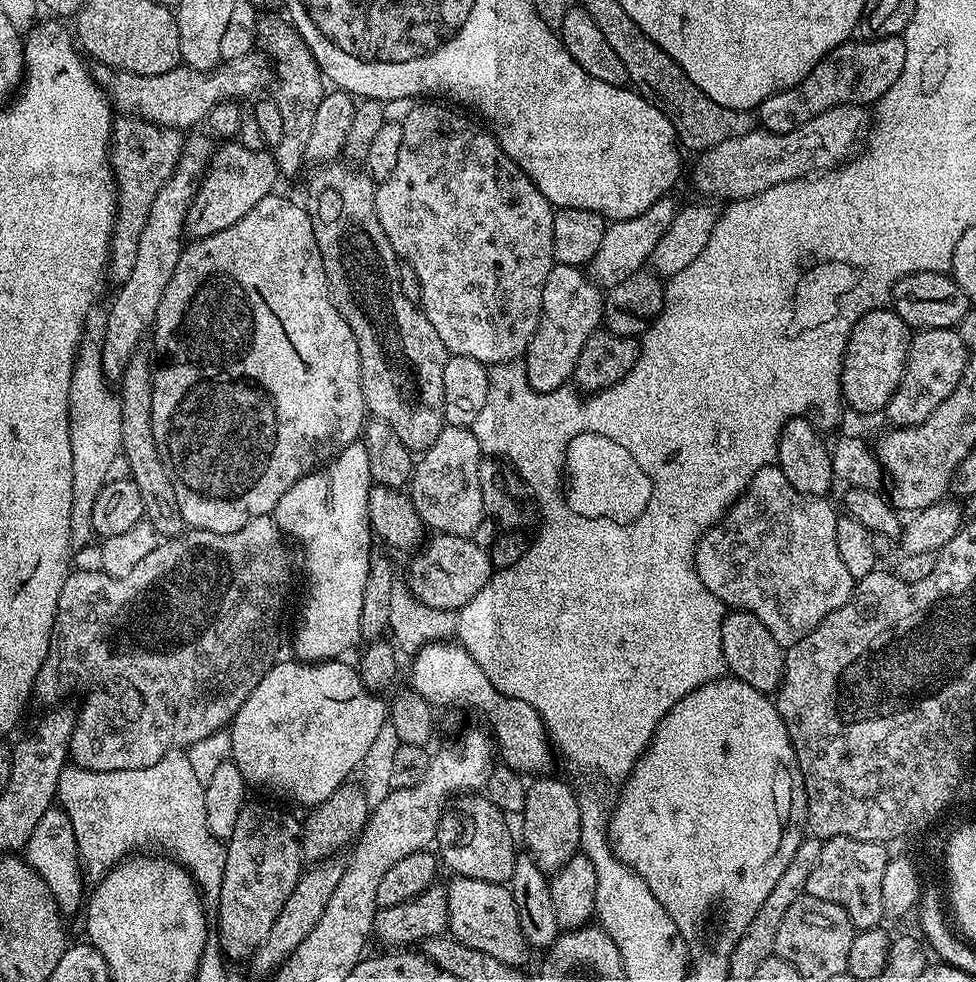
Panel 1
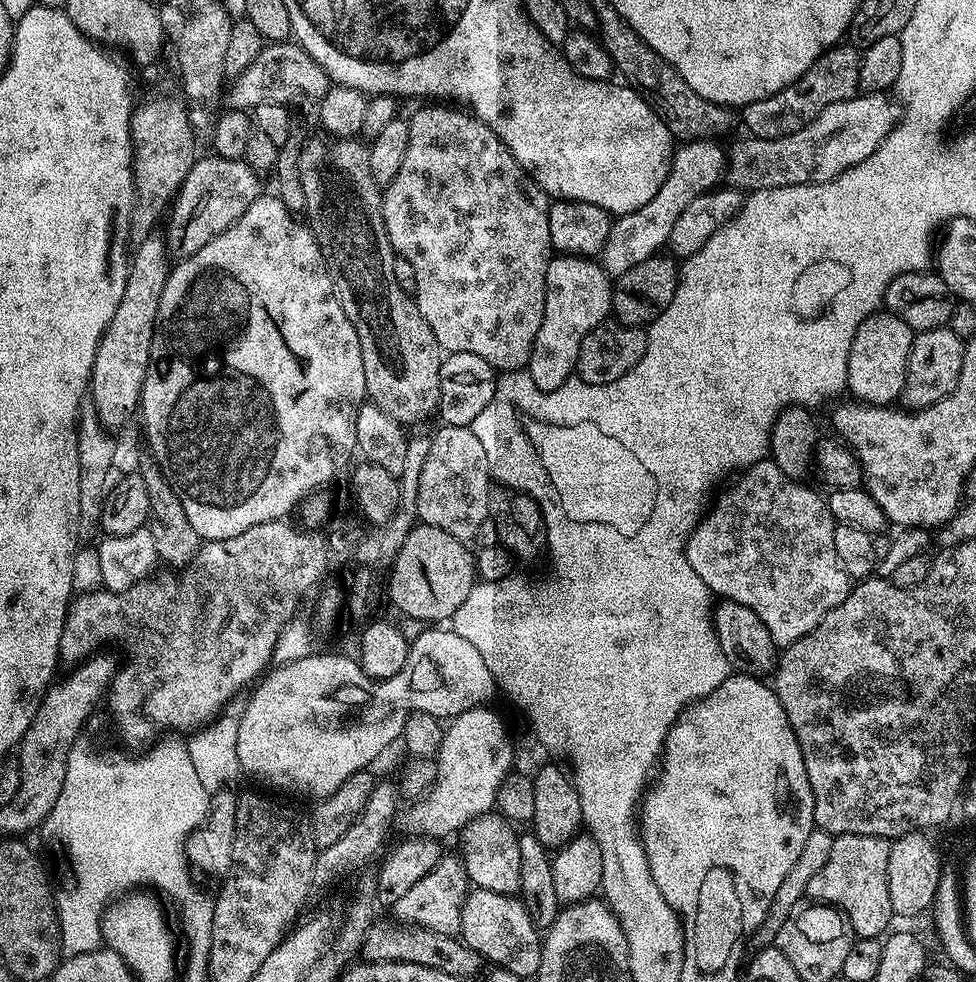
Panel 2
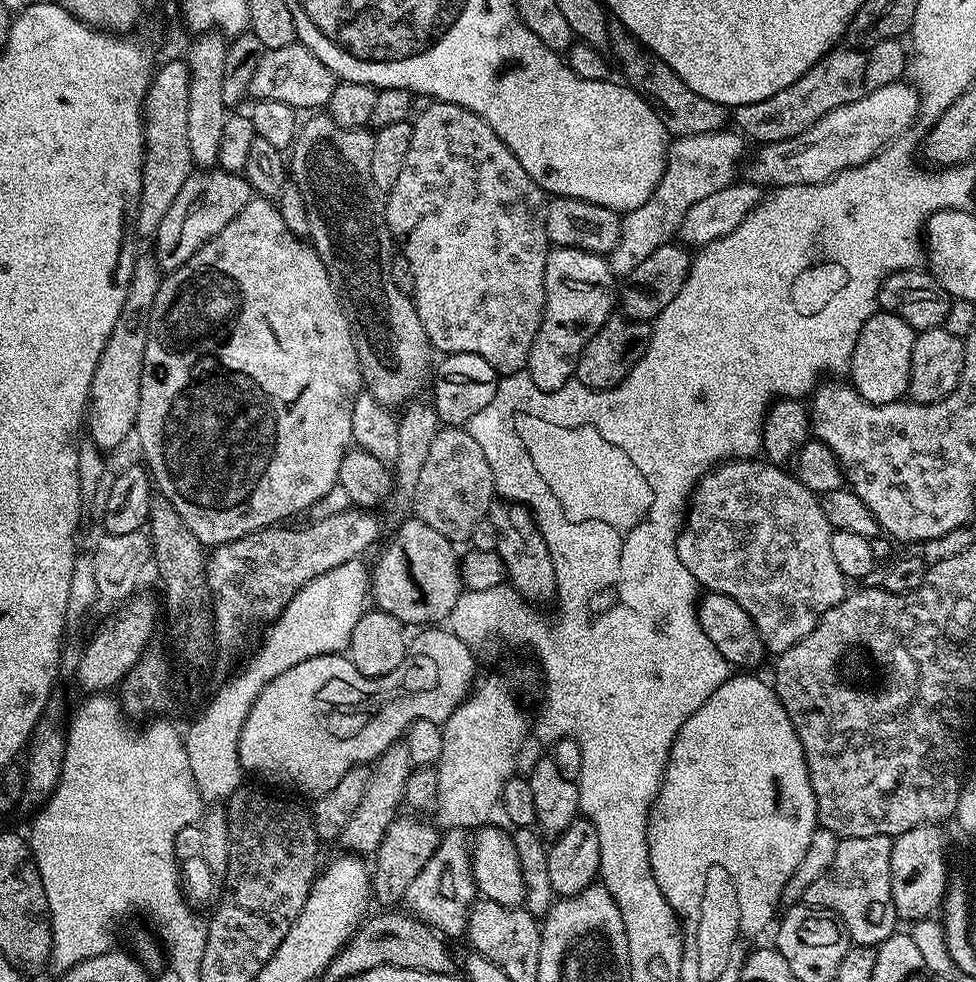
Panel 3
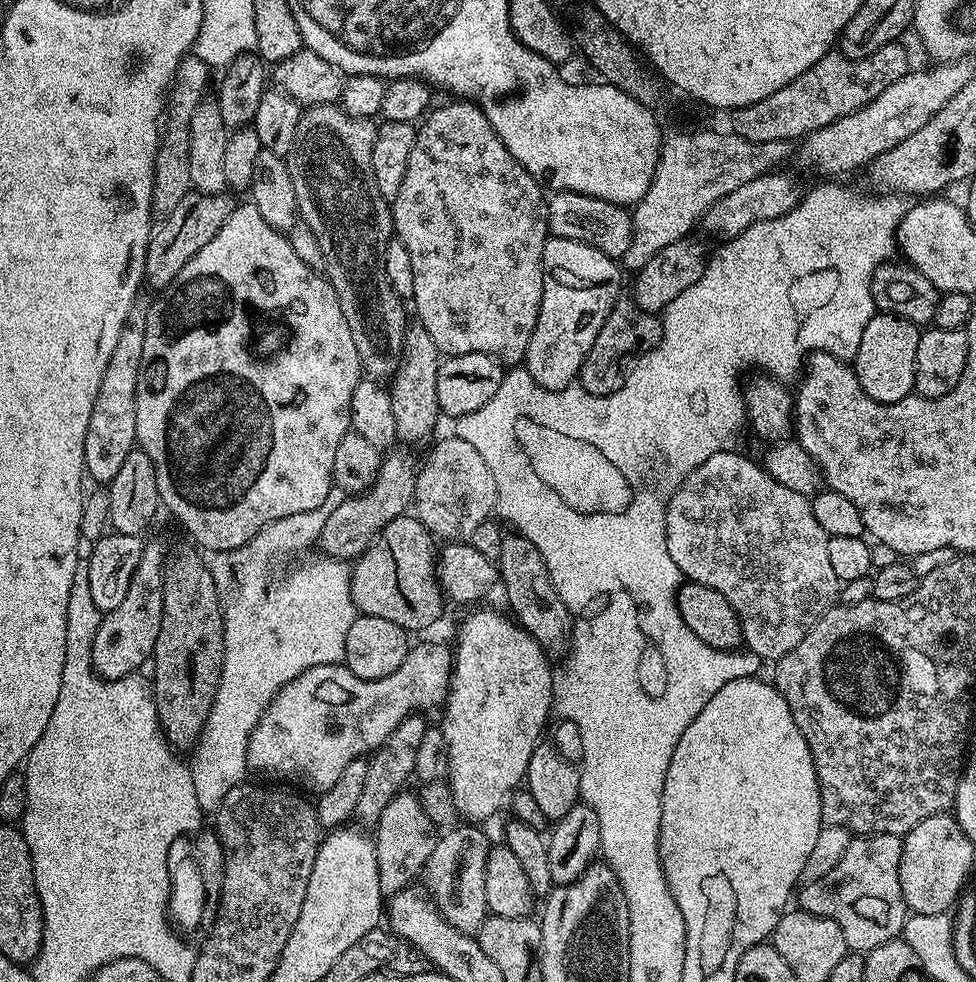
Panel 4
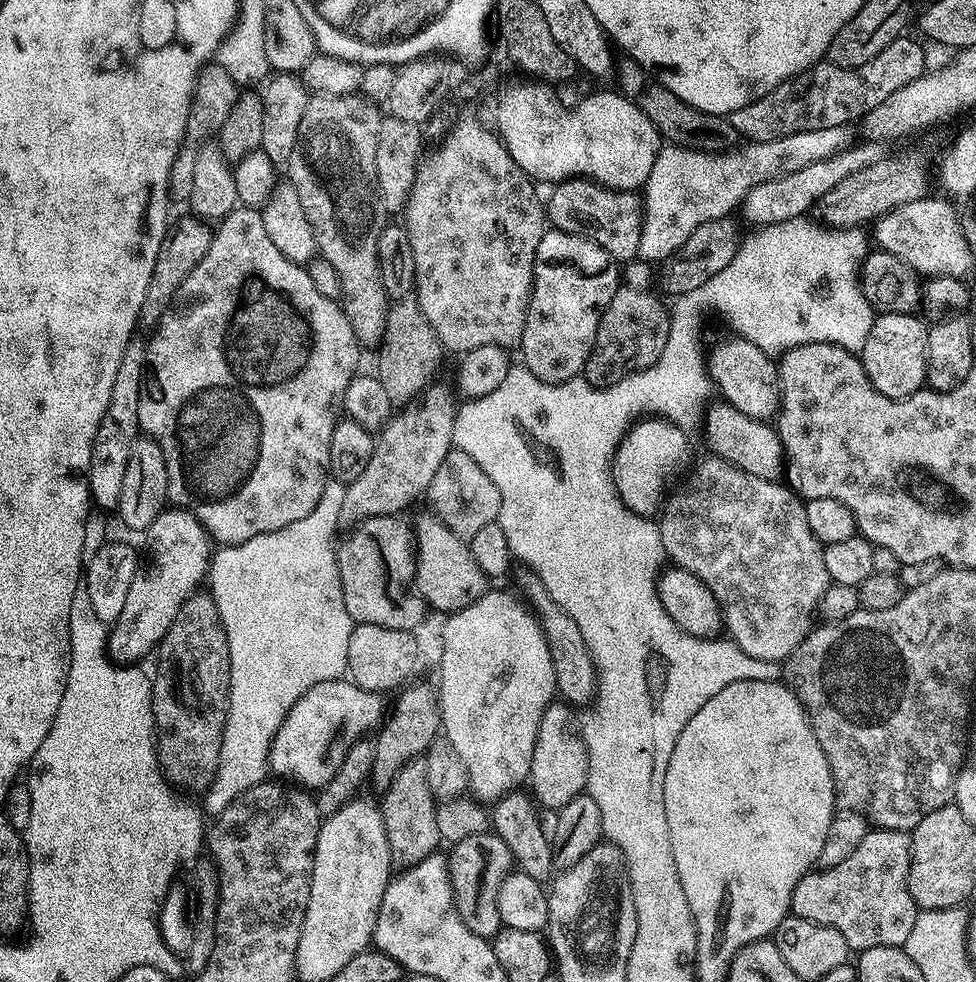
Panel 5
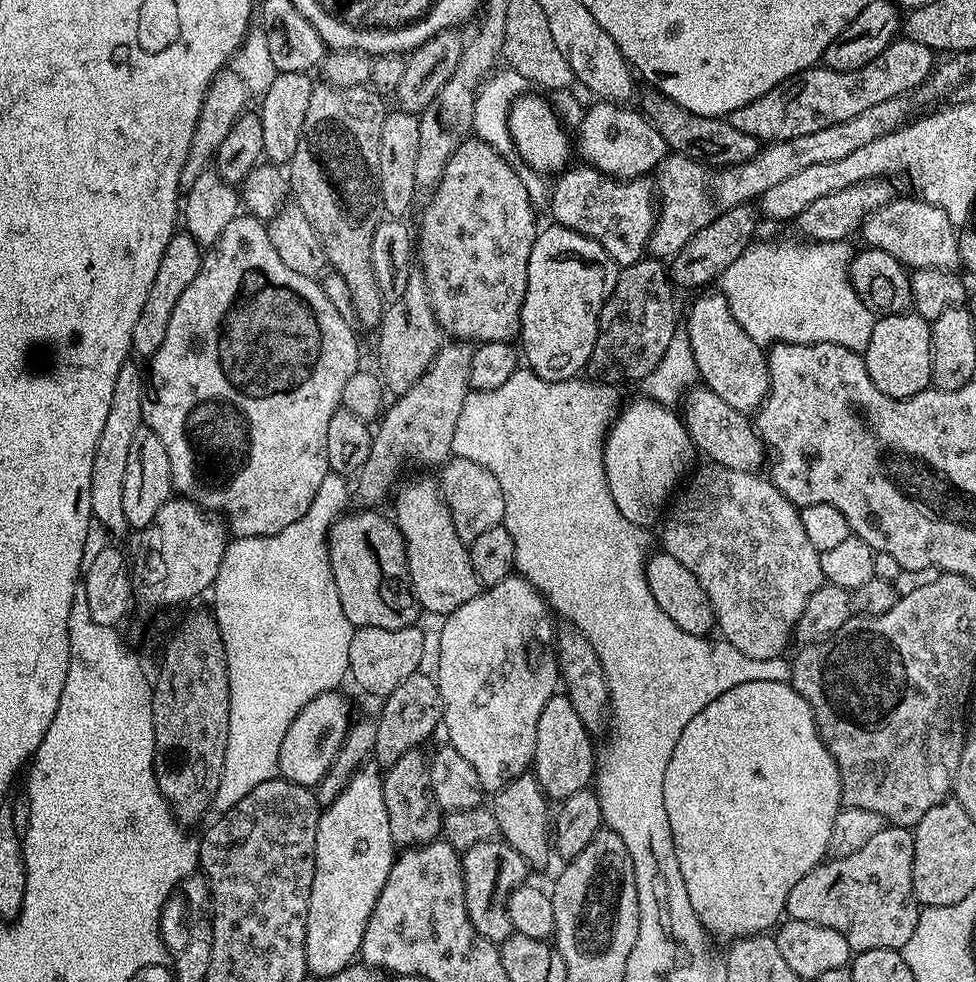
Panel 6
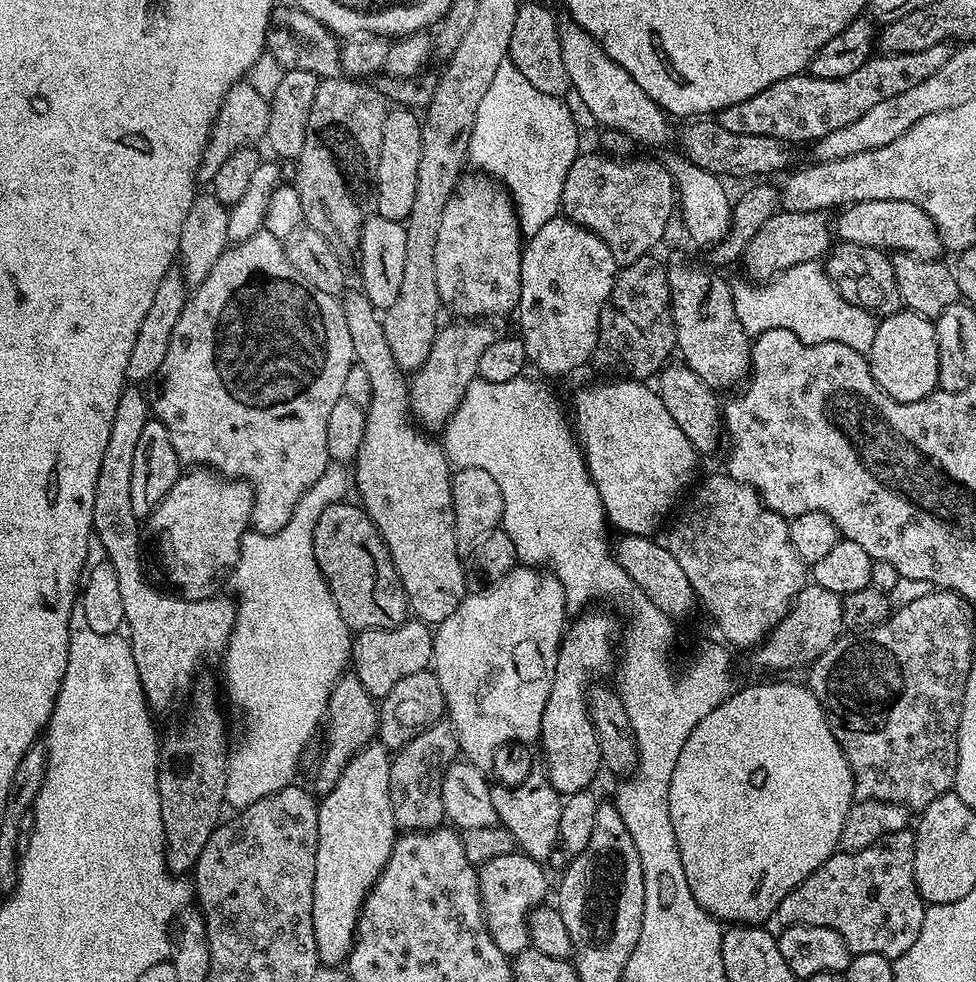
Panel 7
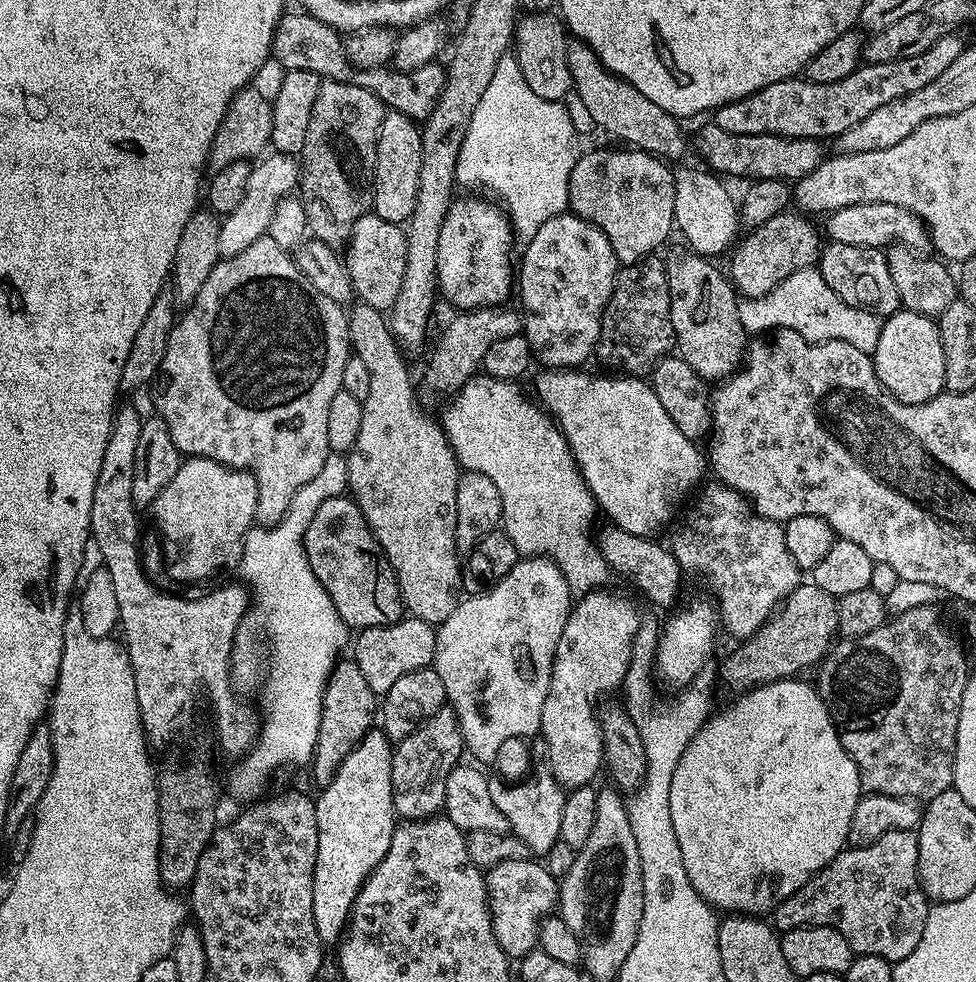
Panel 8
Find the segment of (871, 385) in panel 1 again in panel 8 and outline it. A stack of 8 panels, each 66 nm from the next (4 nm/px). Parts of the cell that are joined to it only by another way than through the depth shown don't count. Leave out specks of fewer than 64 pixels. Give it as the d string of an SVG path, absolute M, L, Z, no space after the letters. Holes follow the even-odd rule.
M901 310L880 325L878 346L870 354L880 385L903 404L930 402L945 391L946 354L942 354L940 325L933 317Z

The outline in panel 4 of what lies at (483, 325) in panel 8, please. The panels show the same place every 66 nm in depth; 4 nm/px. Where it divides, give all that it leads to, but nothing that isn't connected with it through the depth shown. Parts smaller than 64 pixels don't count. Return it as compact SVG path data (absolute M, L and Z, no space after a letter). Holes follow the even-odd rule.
M389 451L381 459L376 481L368 491L349 495L338 506L338 510L334 510L330 518L326 518L326 526L322 526L322 534L318 541L318 548L324 551L321 553L325 557L341 562L355 561L356 557L364 553L366 546L372 543L372 539L384 529L386 522L409 511L416 494L418 460L416 462L408 452L396 451Z

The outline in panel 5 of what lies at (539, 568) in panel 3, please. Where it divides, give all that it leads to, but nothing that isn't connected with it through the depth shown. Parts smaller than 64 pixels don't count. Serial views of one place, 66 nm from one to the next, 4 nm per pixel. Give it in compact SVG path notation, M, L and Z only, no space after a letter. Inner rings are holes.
M531 570L517 571L516 584L520 587L519 595L530 609L537 623L540 624L542 634L546 638L546 646L550 650L550 662L554 662L554 678L557 693L569 700L567 703L584 706L591 701L596 689L596 667L592 662L592 655L586 646L586 638L582 638L582 630L578 630L578 622L558 606L554 598L550 598L550 590L538 578L538 574ZM572 703L572 704L571 704Z

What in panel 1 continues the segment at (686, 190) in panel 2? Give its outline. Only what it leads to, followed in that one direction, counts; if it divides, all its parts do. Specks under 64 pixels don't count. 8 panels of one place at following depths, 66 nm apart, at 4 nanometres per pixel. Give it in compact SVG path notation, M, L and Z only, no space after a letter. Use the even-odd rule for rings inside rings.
M667 196L660 199L650 208L634 218L611 221L602 234L602 242L598 246L598 254L594 254L590 265L591 275L601 289L607 290L618 286L622 278L641 271L649 263L654 246L658 238L666 234L670 222L675 217L678 206L673 202L673 197Z

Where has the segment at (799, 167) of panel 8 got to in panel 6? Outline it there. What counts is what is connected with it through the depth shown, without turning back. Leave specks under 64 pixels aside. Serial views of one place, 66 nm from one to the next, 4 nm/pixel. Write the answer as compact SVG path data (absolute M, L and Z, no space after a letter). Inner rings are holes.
M649 87L647 91L642 100L643 115L656 127L661 141L667 144L673 153L688 156L691 160L713 160L714 163L720 164L719 166L731 166L753 160L760 151L761 141L750 138L750 134L742 134L742 130L734 130L734 126L730 126L726 118L694 114L678 106L678 102L666 98L666 94L662 94L654 87Z

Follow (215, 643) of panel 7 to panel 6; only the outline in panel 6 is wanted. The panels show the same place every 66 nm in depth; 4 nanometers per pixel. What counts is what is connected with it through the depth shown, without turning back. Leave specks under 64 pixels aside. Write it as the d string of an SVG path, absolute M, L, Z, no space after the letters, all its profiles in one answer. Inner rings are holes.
M129 362L118 370L118 382L114 382L114 398L110 398L110 414L106 414L106 426L102 426L102 438L98 438L98 450L94 450L94 470L90 478L90 502L92 514L113 537L129 531L126 510L122 510L122 486L126 483L126 462L130 459L130 442L144 424L146 380L140 377L140 368Z

